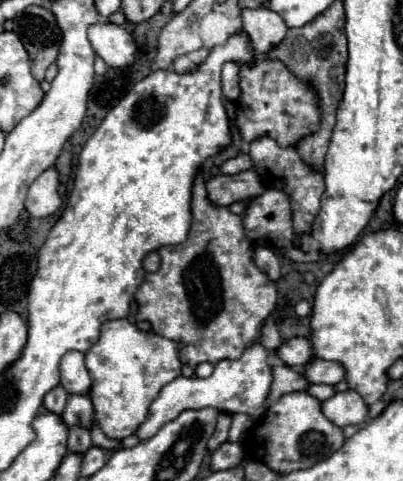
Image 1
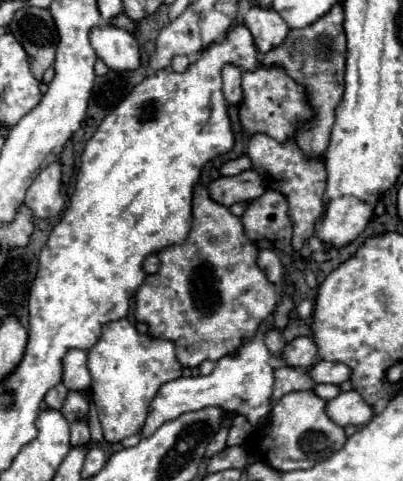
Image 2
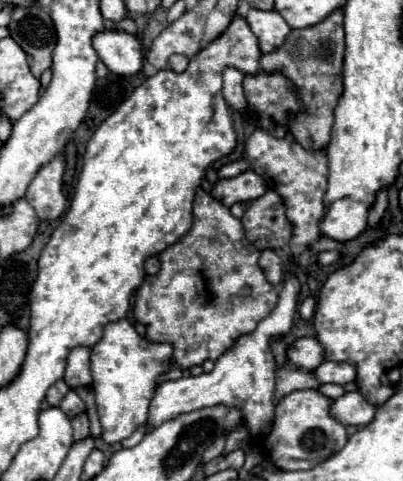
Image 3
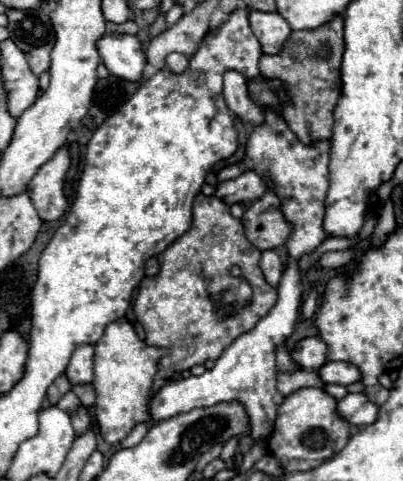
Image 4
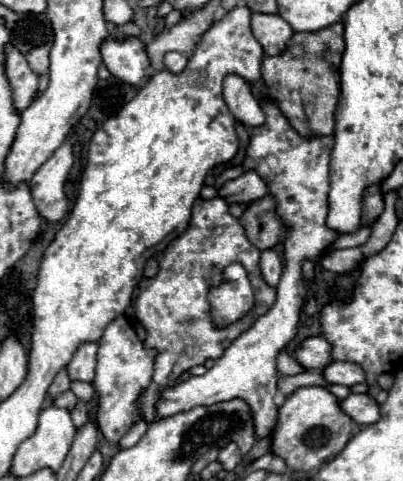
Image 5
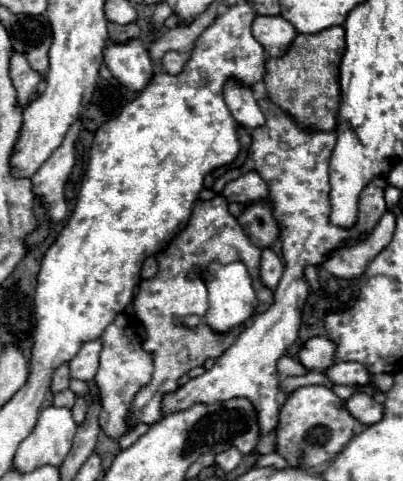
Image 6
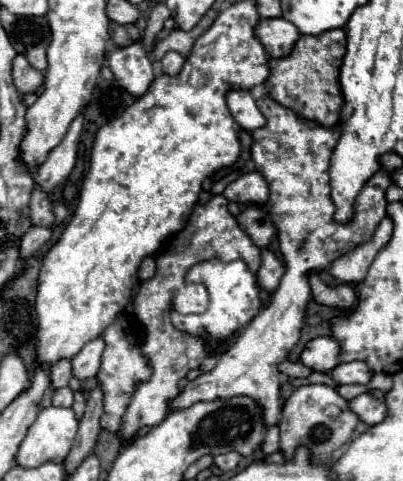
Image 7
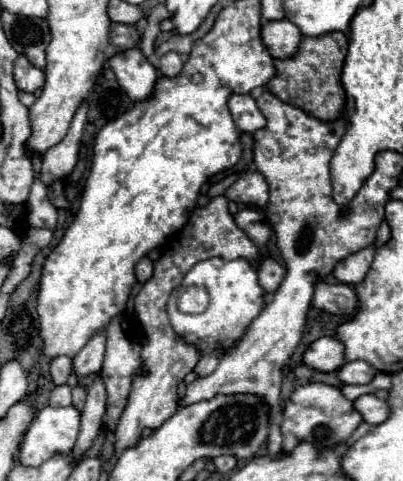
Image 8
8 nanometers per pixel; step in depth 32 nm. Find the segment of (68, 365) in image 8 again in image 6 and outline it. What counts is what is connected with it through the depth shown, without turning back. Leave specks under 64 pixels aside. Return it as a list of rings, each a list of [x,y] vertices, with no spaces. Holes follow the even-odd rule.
[[[62,364],[62,366],[54,372],[54,376],[52,376],[52,386],[50,386],[50,390],[52,390],[52,394],[56,394],[56,392],[62,392],[64,388],[68,388],[68,384],[70,384],[68,364]]]

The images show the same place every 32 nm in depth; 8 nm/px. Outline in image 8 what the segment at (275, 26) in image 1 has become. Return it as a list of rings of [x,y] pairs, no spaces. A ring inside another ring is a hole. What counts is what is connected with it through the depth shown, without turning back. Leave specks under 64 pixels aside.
[[[272,20],[262,24],[260,38],[272,58],[290,58],[302,40],[302,32],[290,20]]]

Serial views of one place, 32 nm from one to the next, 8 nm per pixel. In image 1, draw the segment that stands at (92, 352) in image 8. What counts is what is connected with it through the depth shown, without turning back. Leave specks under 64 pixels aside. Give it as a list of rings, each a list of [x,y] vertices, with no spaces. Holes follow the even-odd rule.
[[[68,352],[60,362],[60,386],[68,394],[88,394],[90,392],[90,376],[84,366],[82,352]]]

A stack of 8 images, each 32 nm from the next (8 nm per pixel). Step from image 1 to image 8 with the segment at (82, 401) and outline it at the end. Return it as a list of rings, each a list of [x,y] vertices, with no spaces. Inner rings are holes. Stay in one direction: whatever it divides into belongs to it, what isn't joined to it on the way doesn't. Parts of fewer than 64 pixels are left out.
[[[56,386],[50,394],[50,406],[68,406],[68,404],[72,404],[70,386]]]

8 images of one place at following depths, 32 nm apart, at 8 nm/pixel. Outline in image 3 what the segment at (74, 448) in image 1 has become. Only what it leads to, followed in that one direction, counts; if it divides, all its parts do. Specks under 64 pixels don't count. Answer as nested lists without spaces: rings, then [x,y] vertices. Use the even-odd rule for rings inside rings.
[[[80,414],[72,420],[72,430],[74,430],[74,442],[76,440],[84,440],[84,436],[90,436],[90,430],[88,430],[88,416],[86,414]]]

